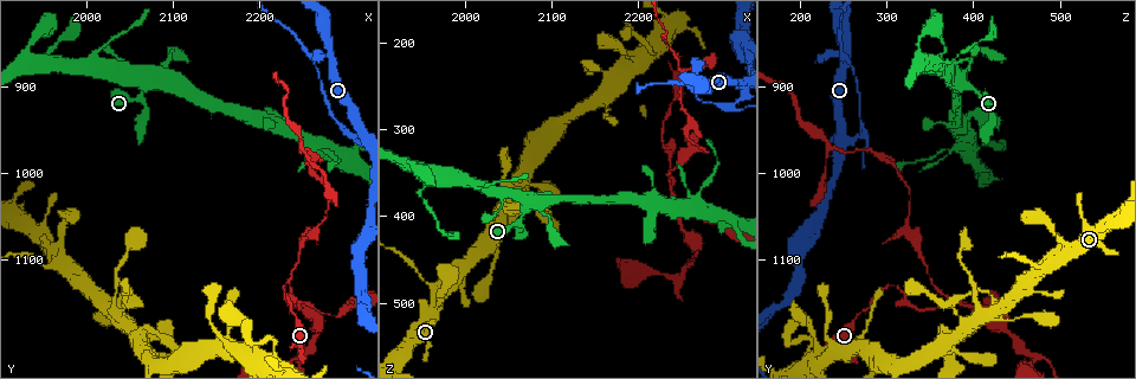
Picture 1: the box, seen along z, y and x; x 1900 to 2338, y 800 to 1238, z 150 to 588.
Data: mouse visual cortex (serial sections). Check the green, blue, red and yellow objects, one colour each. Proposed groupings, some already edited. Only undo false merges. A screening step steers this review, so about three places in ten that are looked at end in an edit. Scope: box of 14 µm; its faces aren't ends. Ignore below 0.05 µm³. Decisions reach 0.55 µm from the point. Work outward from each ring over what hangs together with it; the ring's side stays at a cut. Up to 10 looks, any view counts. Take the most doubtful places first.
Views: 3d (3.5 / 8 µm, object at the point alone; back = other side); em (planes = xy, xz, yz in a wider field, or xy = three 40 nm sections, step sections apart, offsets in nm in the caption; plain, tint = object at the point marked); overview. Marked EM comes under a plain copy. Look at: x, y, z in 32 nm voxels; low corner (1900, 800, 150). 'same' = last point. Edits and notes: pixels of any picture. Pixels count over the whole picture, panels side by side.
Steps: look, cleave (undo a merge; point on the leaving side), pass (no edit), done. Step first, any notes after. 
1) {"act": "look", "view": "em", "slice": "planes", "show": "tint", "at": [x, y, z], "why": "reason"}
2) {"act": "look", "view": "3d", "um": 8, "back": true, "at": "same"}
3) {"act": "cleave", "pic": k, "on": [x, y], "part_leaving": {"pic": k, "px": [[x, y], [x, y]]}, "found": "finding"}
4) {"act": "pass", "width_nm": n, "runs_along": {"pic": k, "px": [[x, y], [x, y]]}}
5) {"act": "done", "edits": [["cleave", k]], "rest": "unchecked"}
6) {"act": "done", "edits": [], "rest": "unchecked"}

{"act": "look", "view": "3d", "um": 3.5, "at": [2310, 960, 275], "why": "arms part here"}

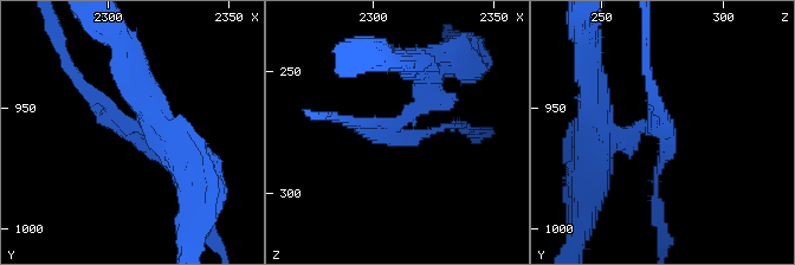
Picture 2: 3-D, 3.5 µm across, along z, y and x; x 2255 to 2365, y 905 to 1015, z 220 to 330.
{"act": "look", "view": "em", "slice": "xy", "step": 5, "show": "tint", "at": [2309, 957, 271], "arms": 3, "arm_widths_nm": [150, 150, 250]}

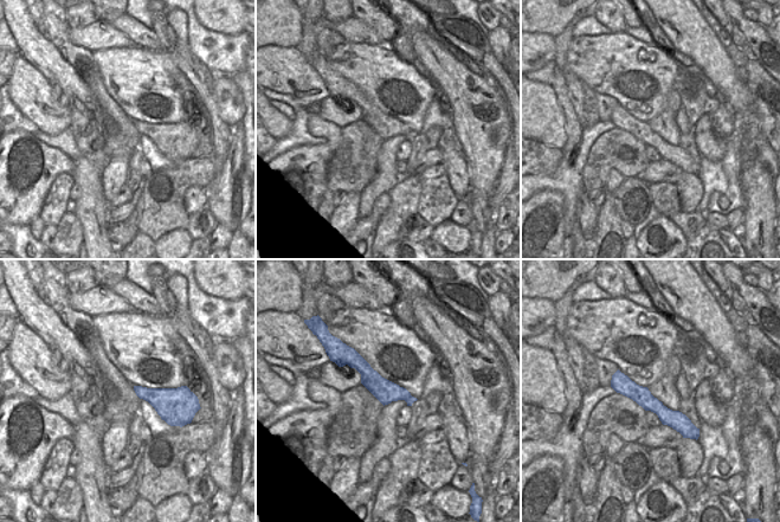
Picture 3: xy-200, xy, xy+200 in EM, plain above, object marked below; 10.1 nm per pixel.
{"act": "cleave", "pic": 2, "on": [97, 102], "found": "two cells meet here"}

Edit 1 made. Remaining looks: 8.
{"act": "look", "view": "overview"}

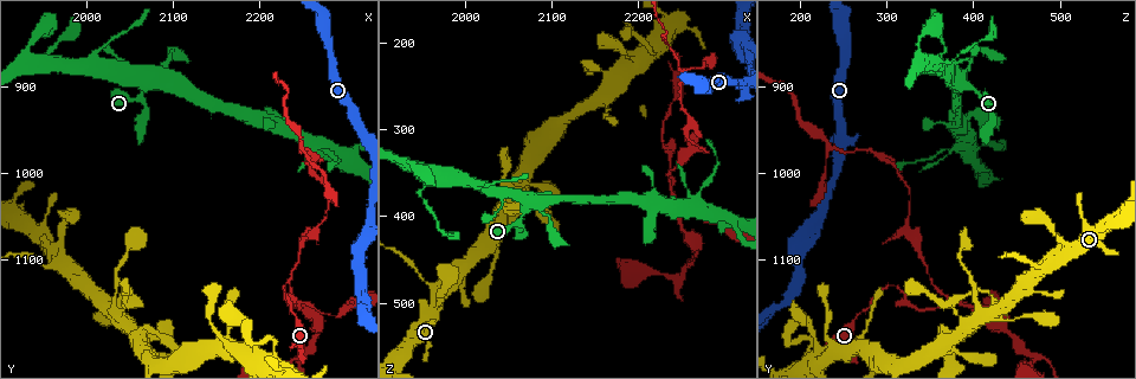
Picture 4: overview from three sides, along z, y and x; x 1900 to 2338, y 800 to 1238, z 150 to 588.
{"act": "look", "view": "3d", "um": 3.5, "at": [2230, 1130, 305], "why": "abrupt turn"}

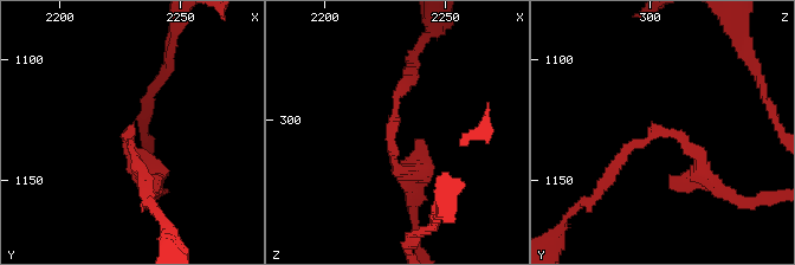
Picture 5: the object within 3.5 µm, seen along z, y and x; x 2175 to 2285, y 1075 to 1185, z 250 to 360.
{"act": "look", "view": "em", "slice": "xy", "step": 3, "show": "tint", "at": [2227, 1130, 302], "arm_widths_nm": [150, 200]}

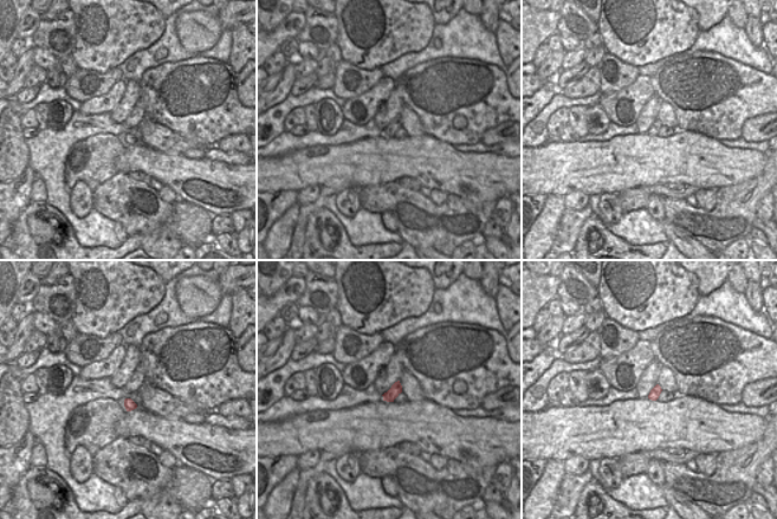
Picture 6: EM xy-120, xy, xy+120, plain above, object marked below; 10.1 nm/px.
{"act": "look", "view": "em", "slice": "xy", "step": 1, "show": "tint", "at": "same"}

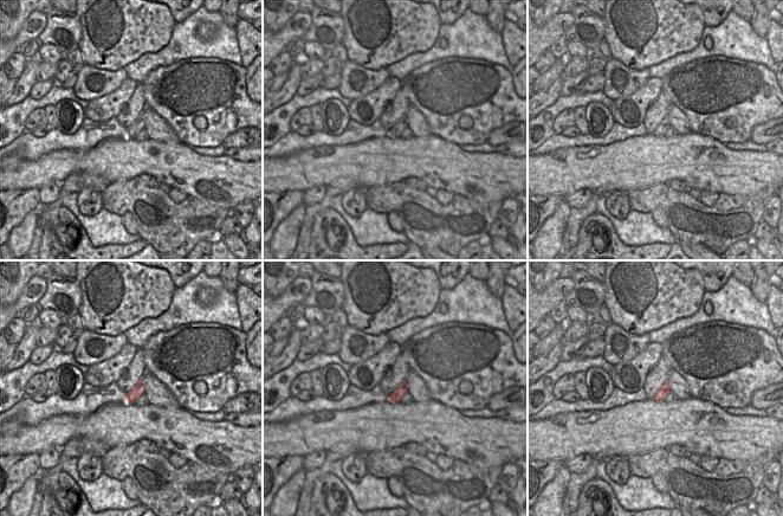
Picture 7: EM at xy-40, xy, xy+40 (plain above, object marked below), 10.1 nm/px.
{"act": "cleave", "pic": 5, "on": [749, 51], "part_leaving": {"pic": 5, "px": [[399, 95], [392, 157], [413, 173]]}, "found": "a second cell is stuck on"}

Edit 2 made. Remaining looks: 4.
{"act": "look", "view": "3d", "um": 3.5, "at": [2070, 920, 420], "why": "three arms meet"}

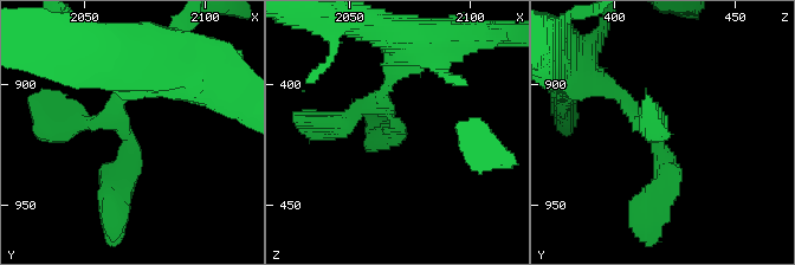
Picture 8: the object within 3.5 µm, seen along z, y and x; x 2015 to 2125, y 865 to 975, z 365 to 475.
{"act": "look", "view": "em", "slice": "planes", "show": "tint", "at": [2069, 921, 416]}

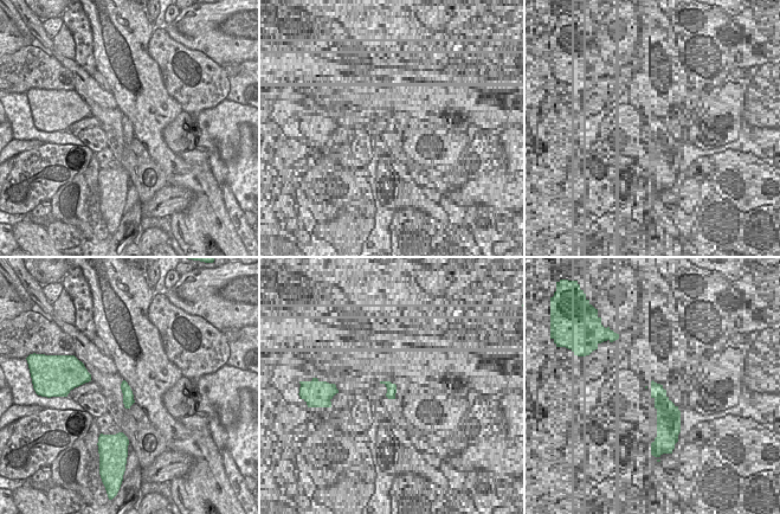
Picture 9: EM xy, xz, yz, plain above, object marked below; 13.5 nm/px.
{"act": "pass", "arm_widths_nm": [200, 300, 400], "runs_along": {"pic": 8, "px": [[64, 127], [103, 120], [129, 134], [115, 202]]}, "found": "continuous, no second cell"}

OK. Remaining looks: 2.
{"act": "look", "view": "3d", "um": 3.5, "at": [2010, 880, 360], "why": "three arms meet"}

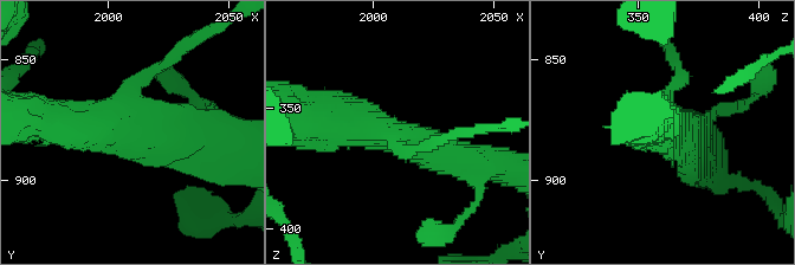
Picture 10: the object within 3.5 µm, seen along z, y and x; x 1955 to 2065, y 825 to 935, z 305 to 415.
{"act": "look", "view": "em", "slice": "xy", "step": 2, "show": "tint", "at": [2010, 879, 361], "why": "shape alone is not enough"}

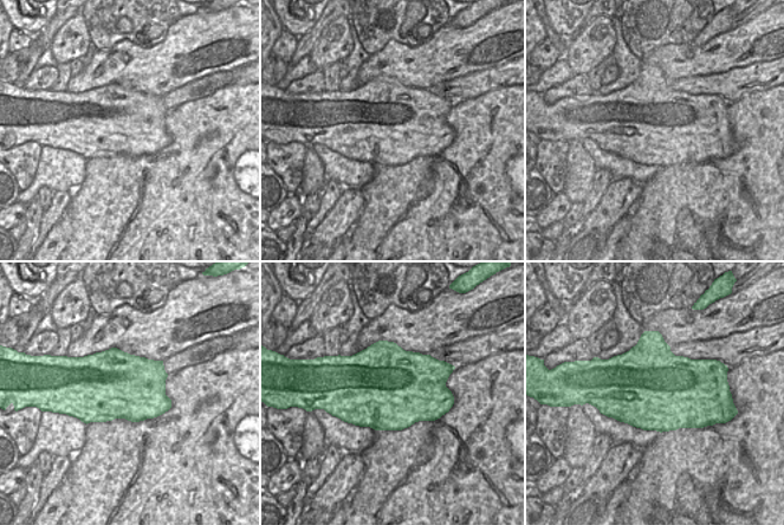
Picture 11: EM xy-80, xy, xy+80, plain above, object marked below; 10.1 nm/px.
{"act": "pass", "arm_widths_nm": [200, 500, 500], "runs_along": {"pic": 10, "px": [[474, 161], [357, 124], [322, 124]]}, "found": "one cell here"}

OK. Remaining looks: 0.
{"act": "done", "edits": [["cleave", 2], ["cleave", 5]], "rest": "unchecked"}

